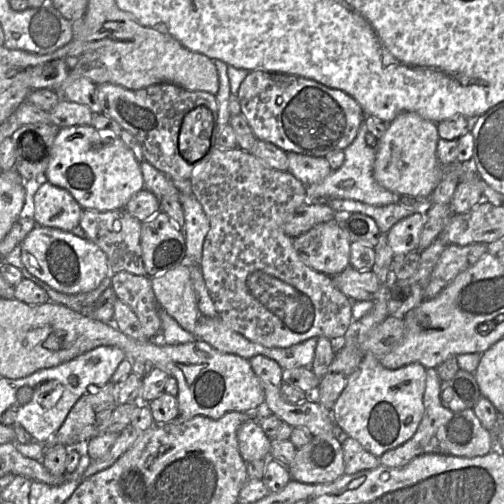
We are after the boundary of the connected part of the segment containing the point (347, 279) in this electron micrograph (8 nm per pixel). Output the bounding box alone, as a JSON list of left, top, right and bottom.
[332,266,380,301]

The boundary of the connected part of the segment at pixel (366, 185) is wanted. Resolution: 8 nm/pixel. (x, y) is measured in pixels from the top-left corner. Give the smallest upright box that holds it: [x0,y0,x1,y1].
[306,122,401,206]

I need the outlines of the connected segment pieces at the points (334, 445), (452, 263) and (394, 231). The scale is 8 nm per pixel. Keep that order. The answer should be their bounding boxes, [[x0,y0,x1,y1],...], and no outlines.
[[287,434,345,484],[424,243,489,299],[386,212,425,256]]

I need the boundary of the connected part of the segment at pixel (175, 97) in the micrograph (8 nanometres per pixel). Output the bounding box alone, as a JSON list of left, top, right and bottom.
[97,83,218,180]

